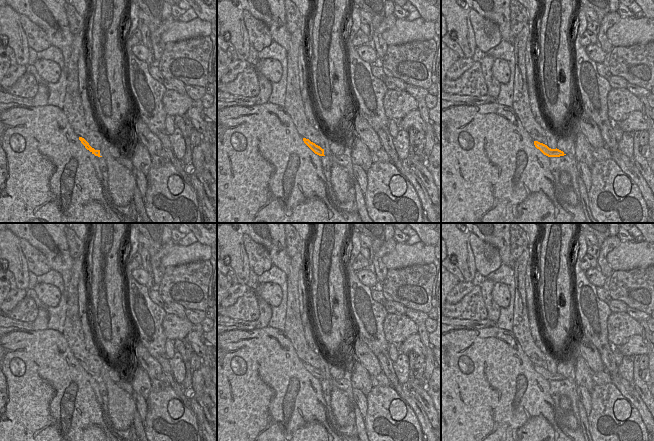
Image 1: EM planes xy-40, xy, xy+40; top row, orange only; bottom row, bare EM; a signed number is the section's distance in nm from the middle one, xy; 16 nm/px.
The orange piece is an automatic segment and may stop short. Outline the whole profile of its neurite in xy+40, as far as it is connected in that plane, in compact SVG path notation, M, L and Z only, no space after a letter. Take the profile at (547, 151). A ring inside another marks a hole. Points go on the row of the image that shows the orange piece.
M534 141L534 145L537 149L539 149L544 155L548 157L560 157L566 155L563 151L559 149L551 149L547 145L540 143L538 141Z

